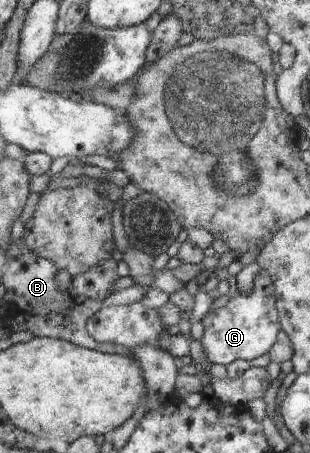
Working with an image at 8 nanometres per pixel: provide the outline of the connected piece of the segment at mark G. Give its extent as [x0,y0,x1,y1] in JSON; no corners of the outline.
[201,271,281,366]

